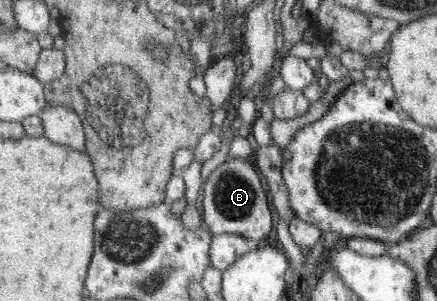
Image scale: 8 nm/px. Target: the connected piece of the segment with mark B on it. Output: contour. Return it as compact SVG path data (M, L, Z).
M227 158L211 172L203 187L202 223L209 227L211 234L238 234L259 241L274 227L274 216L270 209L264 181L260 171L250 160Z

